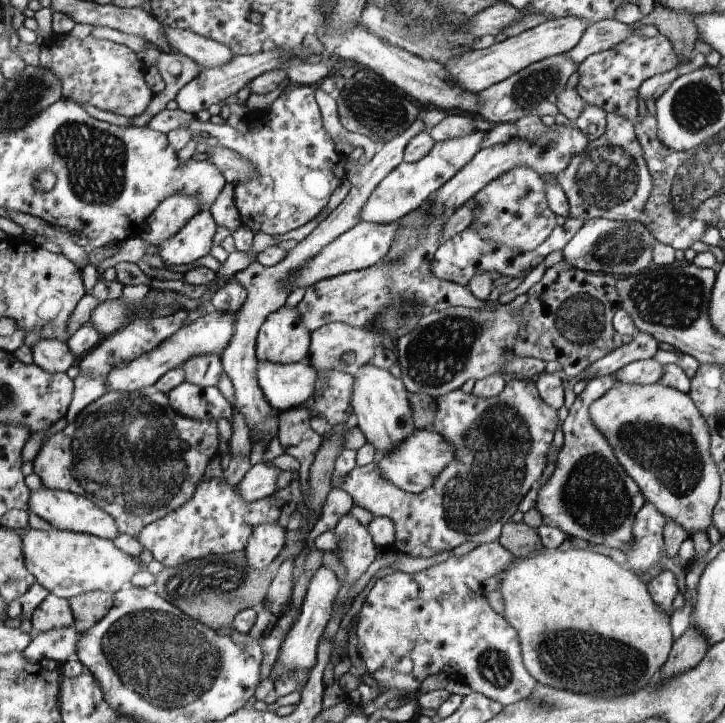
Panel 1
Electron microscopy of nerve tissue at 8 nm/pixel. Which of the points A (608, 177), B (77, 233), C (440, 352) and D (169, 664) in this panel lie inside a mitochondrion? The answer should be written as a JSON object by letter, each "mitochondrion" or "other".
{"A":"mitochondrion","B":"other","C":"mitochondrion","D":"mitochondrion"}

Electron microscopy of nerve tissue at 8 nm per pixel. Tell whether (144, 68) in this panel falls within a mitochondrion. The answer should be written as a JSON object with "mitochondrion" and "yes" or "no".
{"mitochondrion":"no"}

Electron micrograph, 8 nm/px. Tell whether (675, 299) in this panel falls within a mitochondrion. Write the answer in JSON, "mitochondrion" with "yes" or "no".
{"mitochondrion":"yes"}

